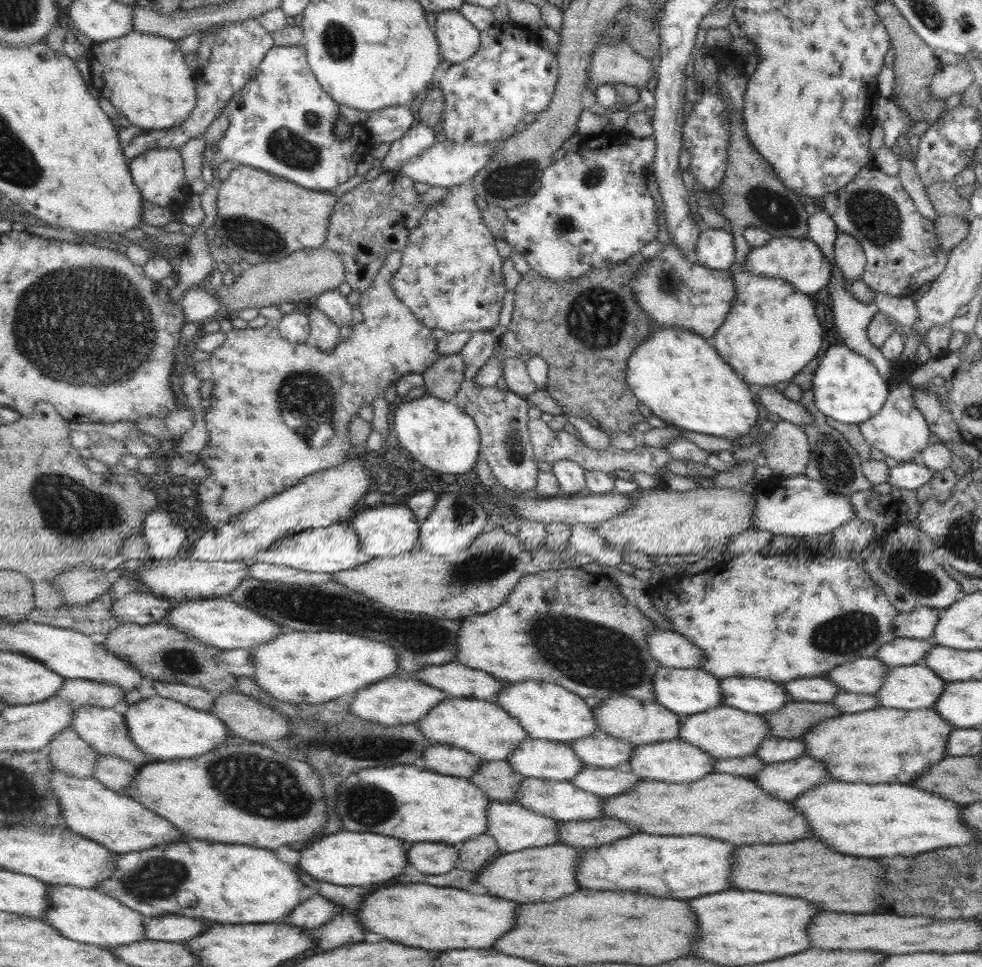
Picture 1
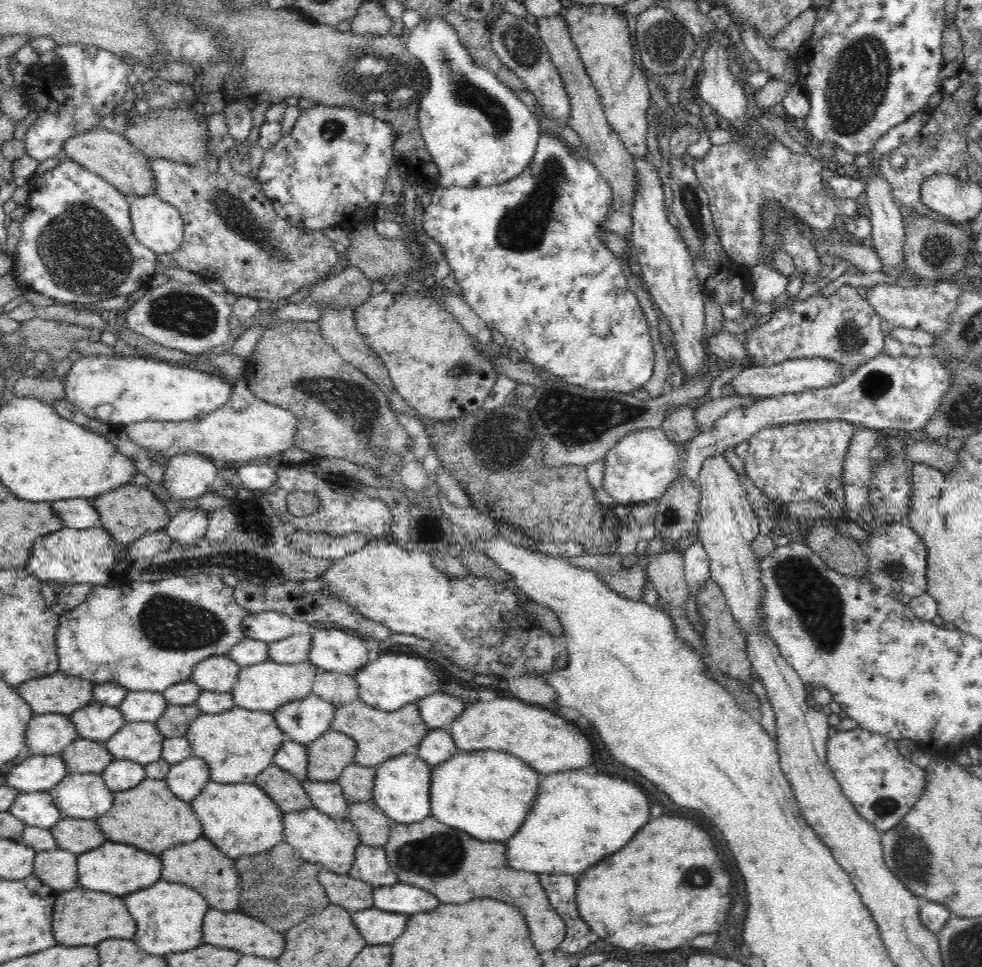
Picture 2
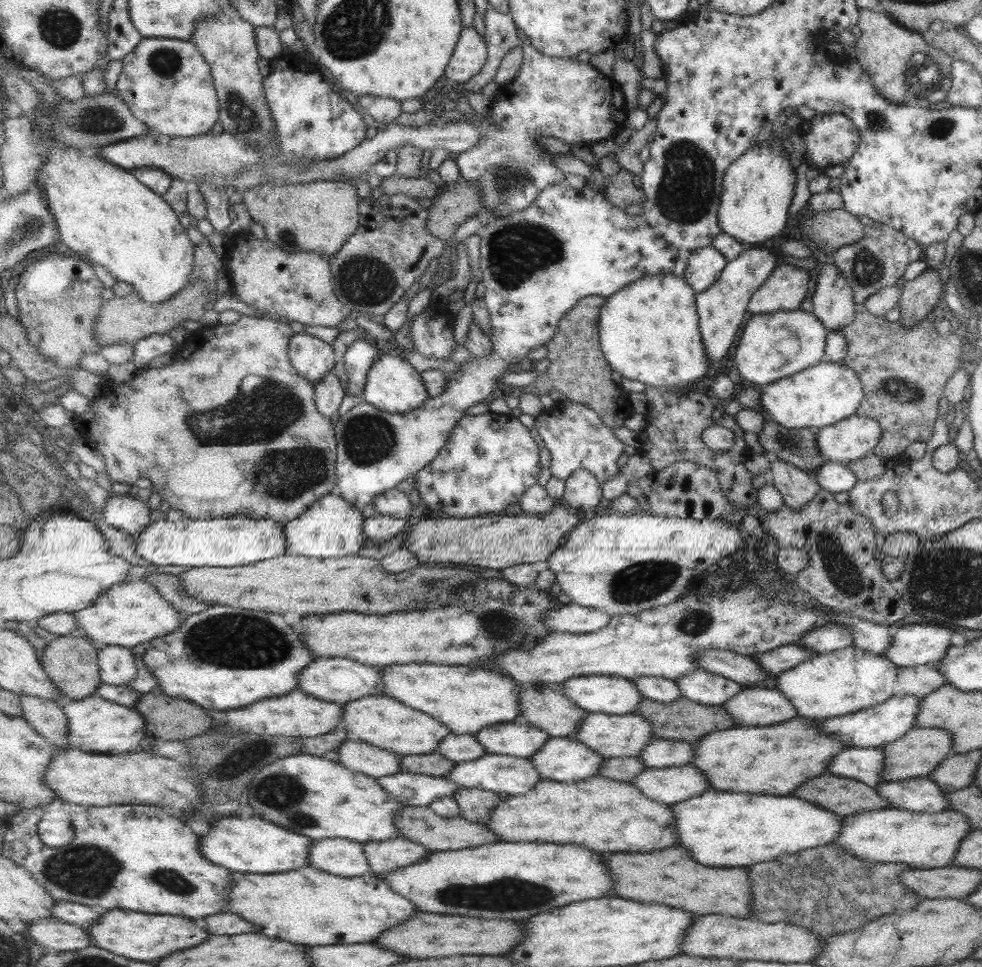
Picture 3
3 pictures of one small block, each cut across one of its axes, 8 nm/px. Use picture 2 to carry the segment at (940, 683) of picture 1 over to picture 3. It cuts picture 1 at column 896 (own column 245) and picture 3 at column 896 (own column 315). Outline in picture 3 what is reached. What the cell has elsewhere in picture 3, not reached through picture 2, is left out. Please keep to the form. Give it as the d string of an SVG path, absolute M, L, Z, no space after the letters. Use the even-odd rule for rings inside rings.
M852 645L812 656L798 666L780 672L770 686L784 693L800 716L826 719L854 714L888 700L894 695L898 670L899 666L892 663L886 655Z

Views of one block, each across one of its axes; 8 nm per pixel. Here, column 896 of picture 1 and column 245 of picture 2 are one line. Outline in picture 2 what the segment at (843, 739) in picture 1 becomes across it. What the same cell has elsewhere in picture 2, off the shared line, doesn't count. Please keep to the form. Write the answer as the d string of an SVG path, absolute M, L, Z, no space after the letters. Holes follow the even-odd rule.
M234 706L220 714L202 713L194 720L191 720L185 737L190 743L192 756L200 757L208 763L211 770L211 781L222 784L254 783L256 776L265 768L274 764L275 754L282 748L282 744L289 739L287 735L284 735L284 732L280 731L276 719L271 713L266 711L249 711L247 708L240 706Z

